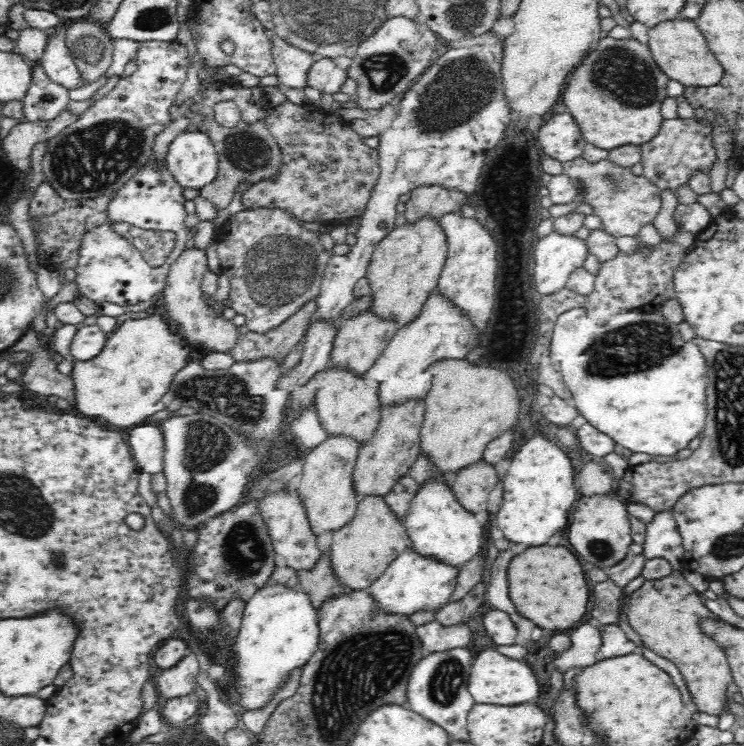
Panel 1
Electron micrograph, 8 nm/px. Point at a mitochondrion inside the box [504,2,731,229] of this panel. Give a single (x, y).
(628, 77)

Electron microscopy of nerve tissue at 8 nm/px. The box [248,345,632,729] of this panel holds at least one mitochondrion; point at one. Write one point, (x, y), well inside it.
(445, 683)

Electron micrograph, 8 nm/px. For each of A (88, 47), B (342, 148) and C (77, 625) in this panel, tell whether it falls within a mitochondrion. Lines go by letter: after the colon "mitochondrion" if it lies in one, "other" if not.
A: mitochondrion
B: other
C: other

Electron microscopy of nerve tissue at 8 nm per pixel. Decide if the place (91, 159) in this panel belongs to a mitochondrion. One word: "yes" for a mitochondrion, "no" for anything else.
yes

